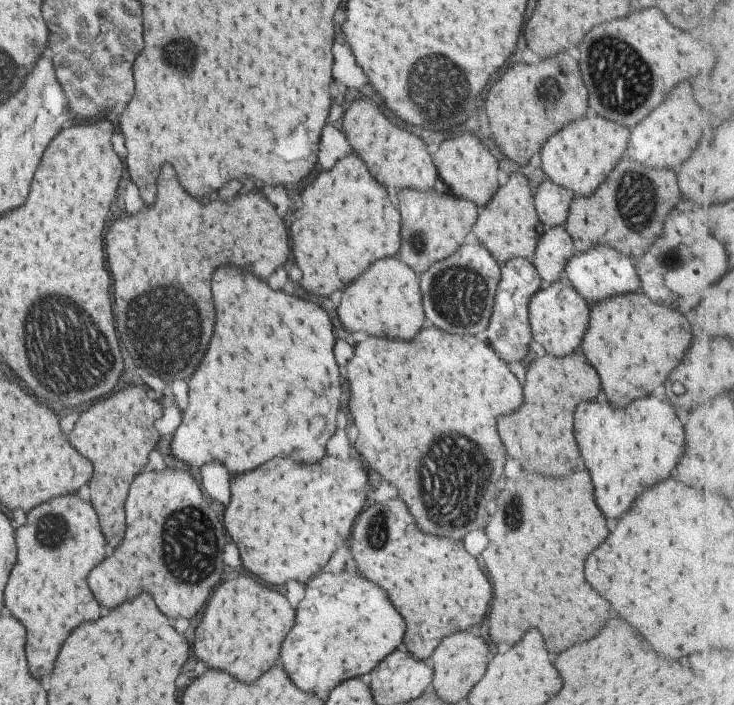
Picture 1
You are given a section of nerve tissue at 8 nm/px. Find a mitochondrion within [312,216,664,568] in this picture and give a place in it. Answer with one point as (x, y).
(453, 468)

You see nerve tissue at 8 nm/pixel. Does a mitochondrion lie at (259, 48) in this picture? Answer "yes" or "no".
no

